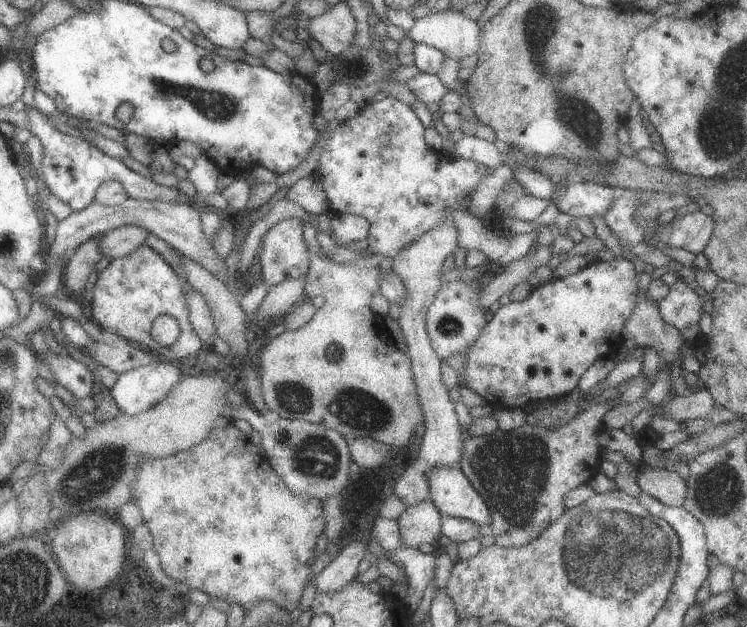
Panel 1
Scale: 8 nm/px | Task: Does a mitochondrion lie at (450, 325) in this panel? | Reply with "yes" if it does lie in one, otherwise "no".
yes

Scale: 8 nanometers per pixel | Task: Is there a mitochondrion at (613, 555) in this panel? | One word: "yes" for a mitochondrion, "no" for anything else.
yes

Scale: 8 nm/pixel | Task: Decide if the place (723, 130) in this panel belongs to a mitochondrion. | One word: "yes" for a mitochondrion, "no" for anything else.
yes

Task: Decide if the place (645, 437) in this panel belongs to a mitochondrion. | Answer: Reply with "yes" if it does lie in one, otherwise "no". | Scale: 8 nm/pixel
no

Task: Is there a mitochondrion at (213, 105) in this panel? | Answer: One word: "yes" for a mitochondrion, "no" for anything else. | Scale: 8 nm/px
yes

